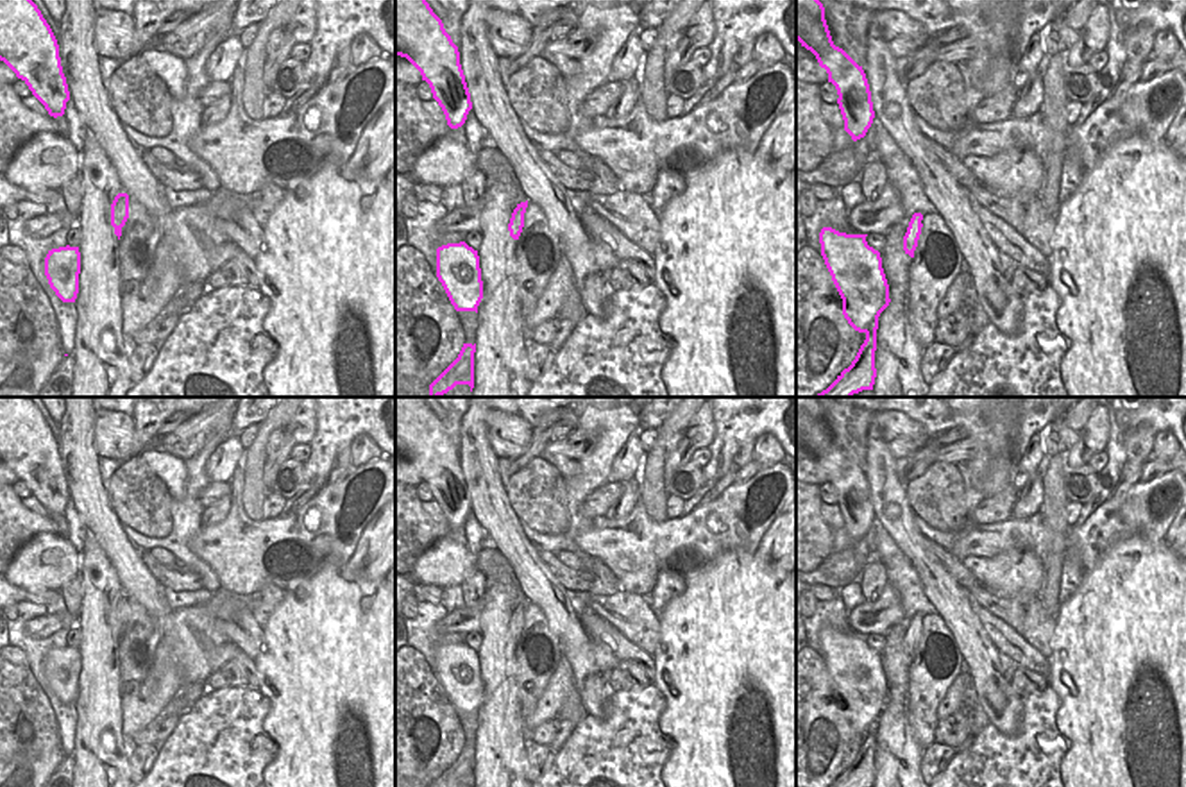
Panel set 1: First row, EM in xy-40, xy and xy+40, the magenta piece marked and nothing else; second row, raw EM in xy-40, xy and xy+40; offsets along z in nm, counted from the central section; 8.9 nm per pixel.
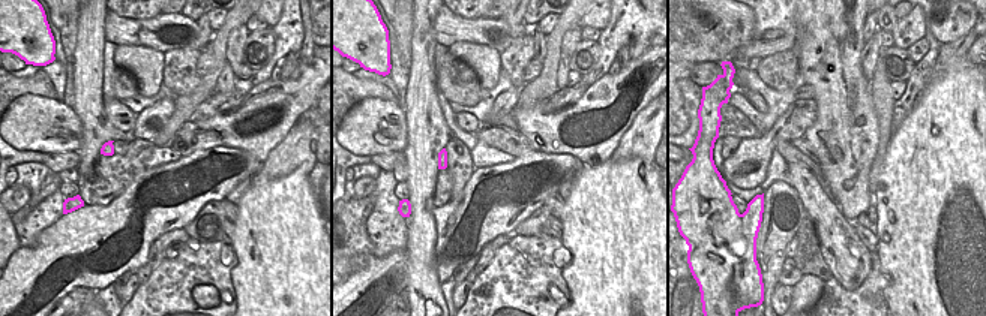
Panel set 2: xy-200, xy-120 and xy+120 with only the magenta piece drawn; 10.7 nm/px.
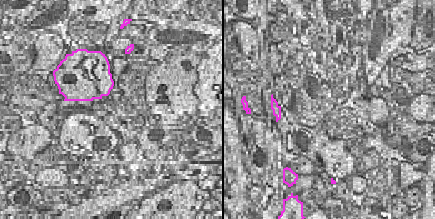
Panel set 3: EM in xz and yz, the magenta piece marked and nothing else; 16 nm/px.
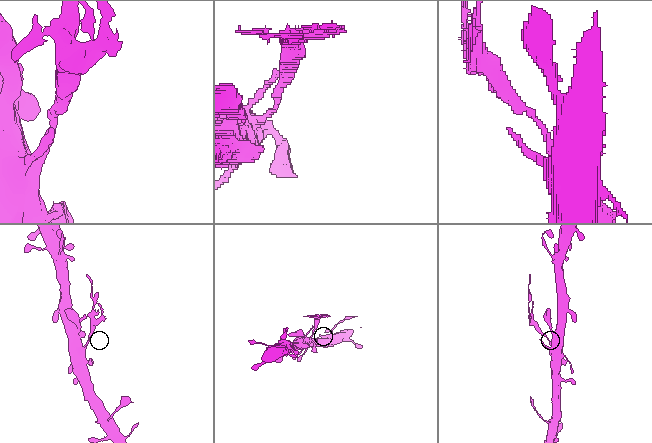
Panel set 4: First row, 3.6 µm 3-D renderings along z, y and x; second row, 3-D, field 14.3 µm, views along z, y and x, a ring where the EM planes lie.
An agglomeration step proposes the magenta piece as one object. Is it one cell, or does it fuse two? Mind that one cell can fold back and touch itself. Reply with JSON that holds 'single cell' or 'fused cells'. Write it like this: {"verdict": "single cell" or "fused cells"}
{"verdict": "fused cells"}

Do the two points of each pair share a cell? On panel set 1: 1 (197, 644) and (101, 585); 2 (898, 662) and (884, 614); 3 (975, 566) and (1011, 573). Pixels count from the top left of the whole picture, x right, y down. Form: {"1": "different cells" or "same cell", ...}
{"1": "different cells", "2": "different cells", "3": "same cell"}

